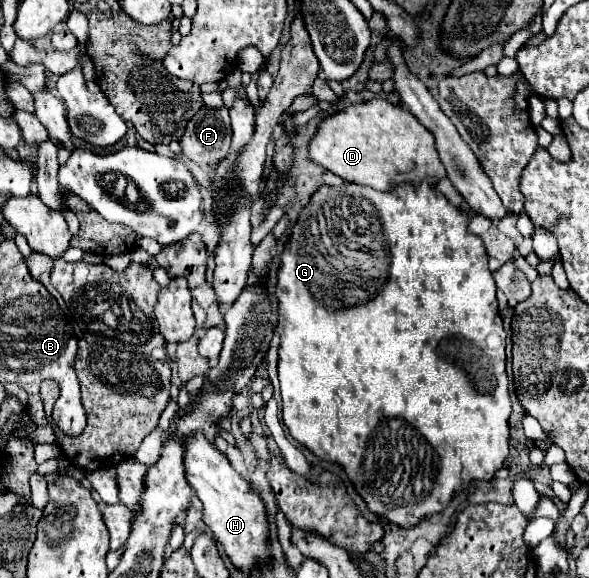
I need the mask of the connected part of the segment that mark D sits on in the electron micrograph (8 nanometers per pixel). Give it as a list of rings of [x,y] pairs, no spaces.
[[[384,98],[348,104],[346,108],[320,120],[318,130],[316,130],[314,138],[310,140],[308,154],[310,154],[312,162],[330,170],[332,174],[340,176],[346,182],[372,186],[376,190],[386,190],[386,192],[402,182],[420,184],[422,180],[428,180],[430,184],[436,184],[440,178],[446,176],[446,170],[434,148],[434,136],[412,116],[410,110],[406,110],[400,104],[390,104]]]

